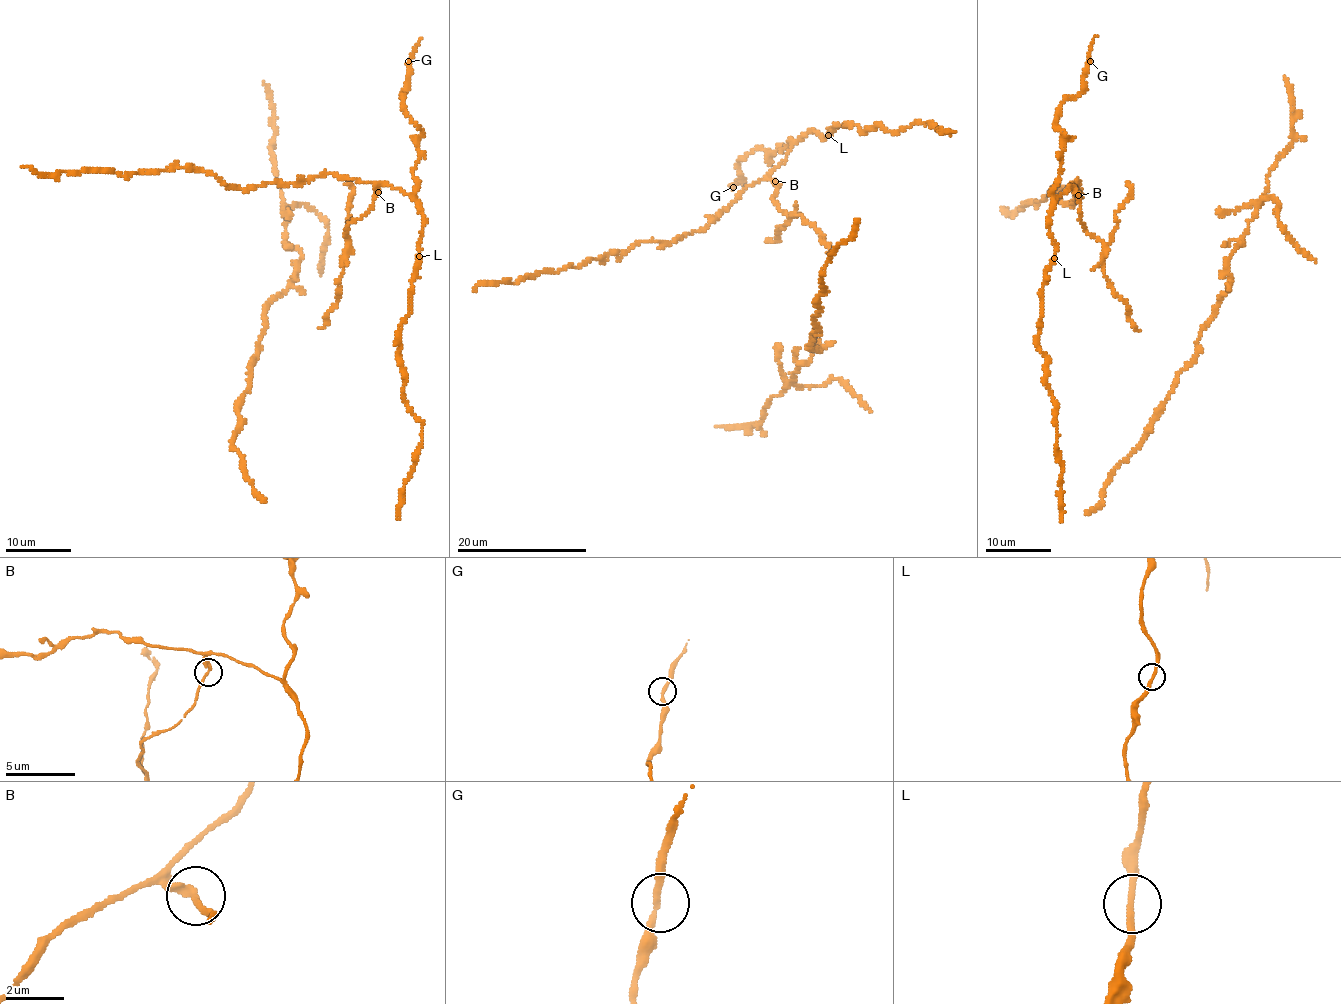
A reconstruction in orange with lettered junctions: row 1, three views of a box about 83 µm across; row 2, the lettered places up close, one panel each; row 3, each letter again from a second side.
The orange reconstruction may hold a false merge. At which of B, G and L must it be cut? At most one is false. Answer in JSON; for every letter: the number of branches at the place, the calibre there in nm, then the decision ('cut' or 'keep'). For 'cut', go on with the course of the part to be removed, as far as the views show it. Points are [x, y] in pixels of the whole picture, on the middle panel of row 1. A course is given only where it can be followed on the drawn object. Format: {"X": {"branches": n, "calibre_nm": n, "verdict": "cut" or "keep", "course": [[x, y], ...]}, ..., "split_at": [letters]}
{"B": {"branches": 2, "calibre_nm": 200, "verdict": "cut", "course": [[774, 182], [779, 185], [772, 201], [790, 216], [802, 215], [824, 236], [828, 252]]}, "G": {"branches": 2, "calibre_nm": 200, "verdict": "keep"}, "L": {"branches": 2, "calibre_nm": 200, "verdict": "keep"}, "split_at": ["B"]}

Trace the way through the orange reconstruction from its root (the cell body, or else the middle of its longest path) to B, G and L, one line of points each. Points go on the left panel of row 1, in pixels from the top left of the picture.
B: (344, 253), (348, 241), (346, 227), (367, 213), (377, 192)
G: (344, 253), (346, 227), (370, 208), (377, 185), (414, 194), (413, 167), (421, 134), (401, 97), (408, 61)
L: (344, 253), (348, 241), (346, 227), (370, 208), (377, 185), (387, 184), (409, 193), (423, 217), (419, 256)

